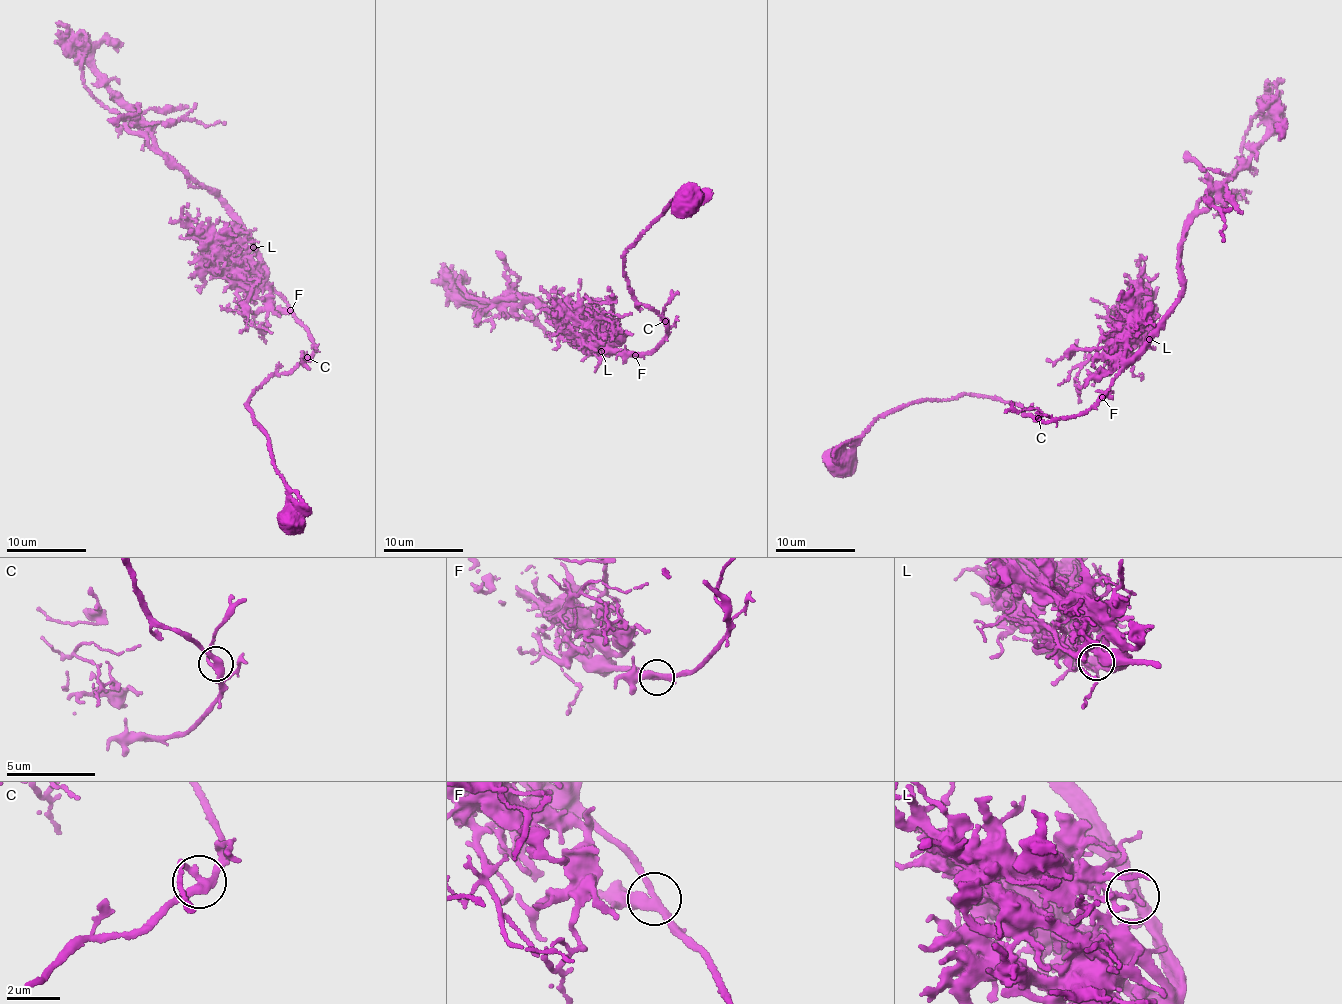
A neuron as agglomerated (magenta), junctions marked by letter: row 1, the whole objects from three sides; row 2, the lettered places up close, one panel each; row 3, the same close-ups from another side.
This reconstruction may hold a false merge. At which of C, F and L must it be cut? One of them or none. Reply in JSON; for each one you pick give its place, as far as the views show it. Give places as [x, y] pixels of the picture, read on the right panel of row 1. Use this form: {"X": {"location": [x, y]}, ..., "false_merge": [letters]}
{"L": {"location": [1149, 339]}, "false_merge": ["L"]}

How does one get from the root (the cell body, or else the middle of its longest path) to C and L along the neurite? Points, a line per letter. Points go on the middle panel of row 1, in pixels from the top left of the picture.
C: (626, 351), (630, 354), (646, 353), (657, 347), (667, 335), (665, 321)
L: (626, 351), (600, 351)

